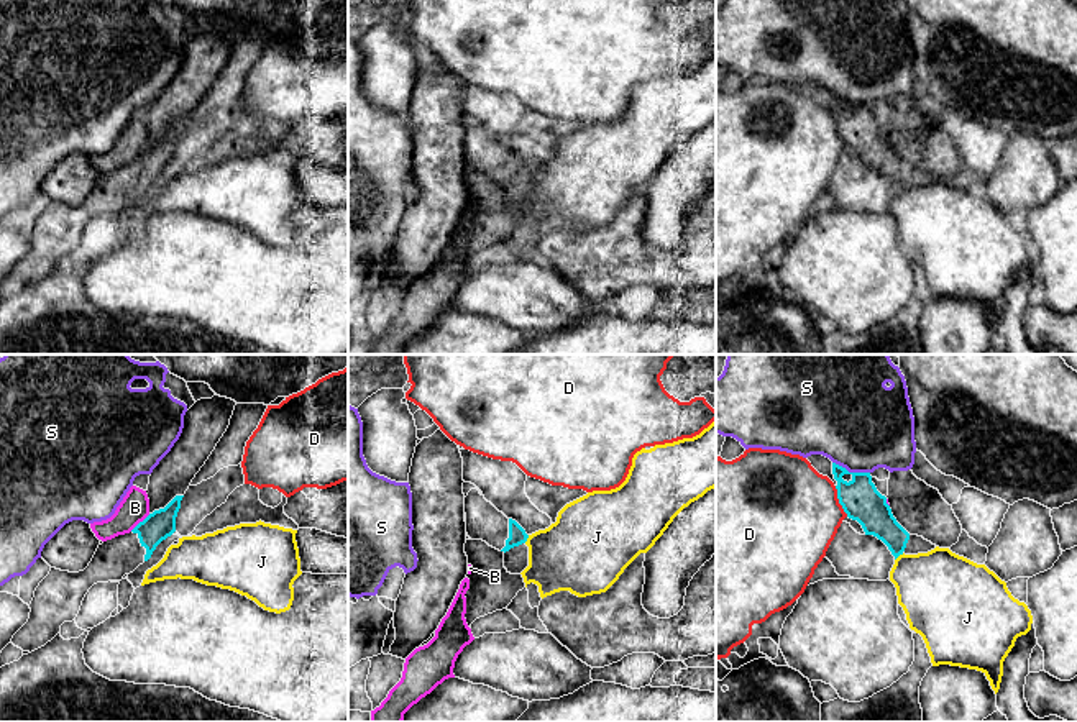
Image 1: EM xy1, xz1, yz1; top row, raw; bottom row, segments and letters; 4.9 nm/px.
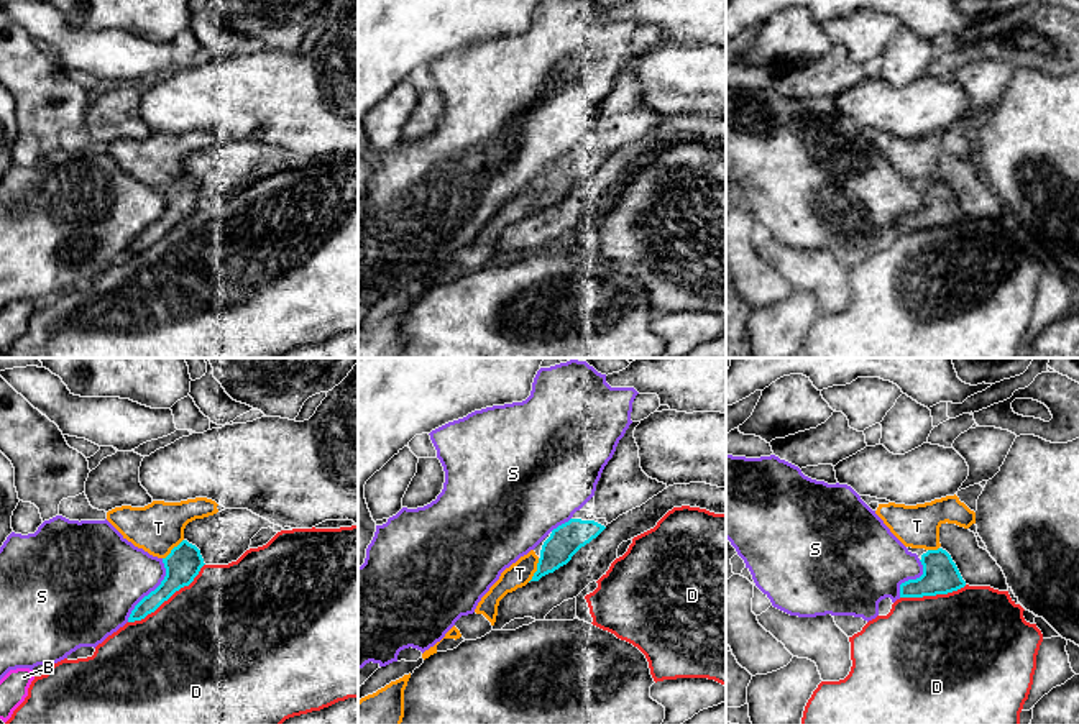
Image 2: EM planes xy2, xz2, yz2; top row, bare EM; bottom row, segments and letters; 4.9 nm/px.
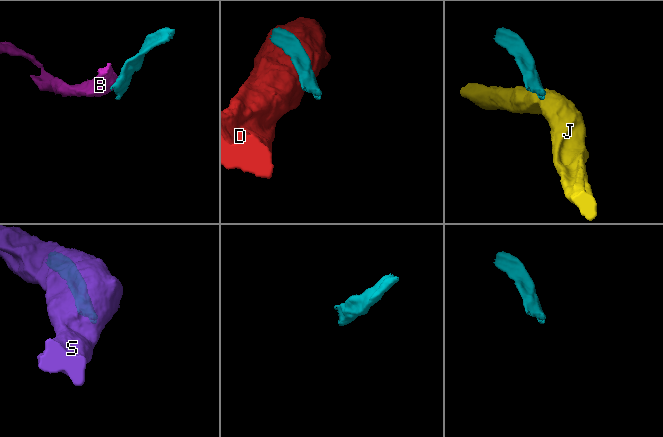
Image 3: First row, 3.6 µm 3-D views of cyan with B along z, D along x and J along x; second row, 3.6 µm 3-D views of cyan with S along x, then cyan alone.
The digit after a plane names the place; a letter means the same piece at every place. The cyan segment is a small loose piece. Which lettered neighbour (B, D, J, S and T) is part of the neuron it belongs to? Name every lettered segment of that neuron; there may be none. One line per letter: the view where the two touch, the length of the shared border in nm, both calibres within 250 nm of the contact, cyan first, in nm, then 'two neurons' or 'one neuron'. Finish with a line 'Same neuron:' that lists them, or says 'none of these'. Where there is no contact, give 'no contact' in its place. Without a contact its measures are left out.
B: xy1 | 130 nm | 140/140 nm | two neurons
D: xy2 | 480 nm | 170/500 nm | two neurons
J: yz1 | 60 nm | 170/380 nm | two neurons
S: xy2 | 360 nm | 170/420 nm | two neurons
T: xz2 | 130 nm | 160/120 nm | two neurons
Same neuron: none of these

